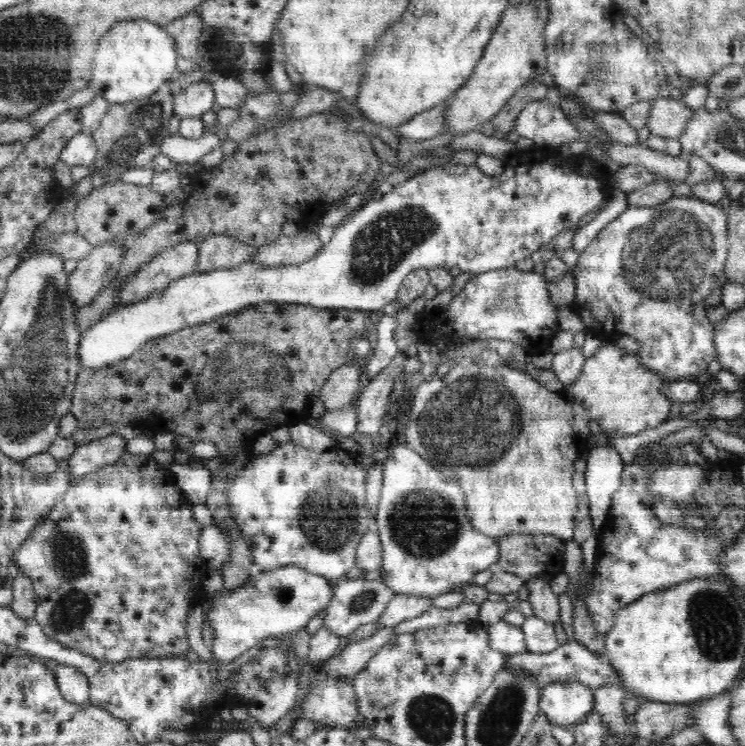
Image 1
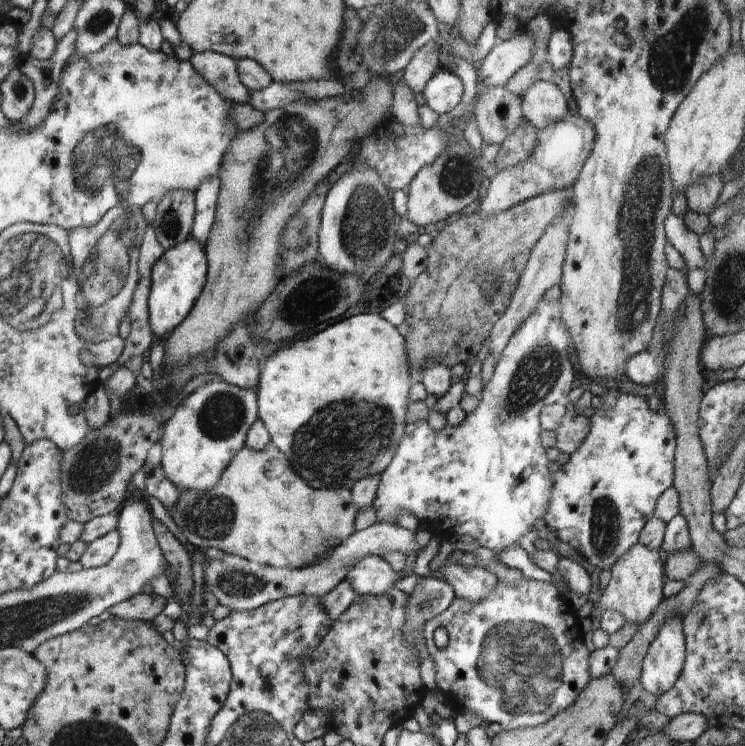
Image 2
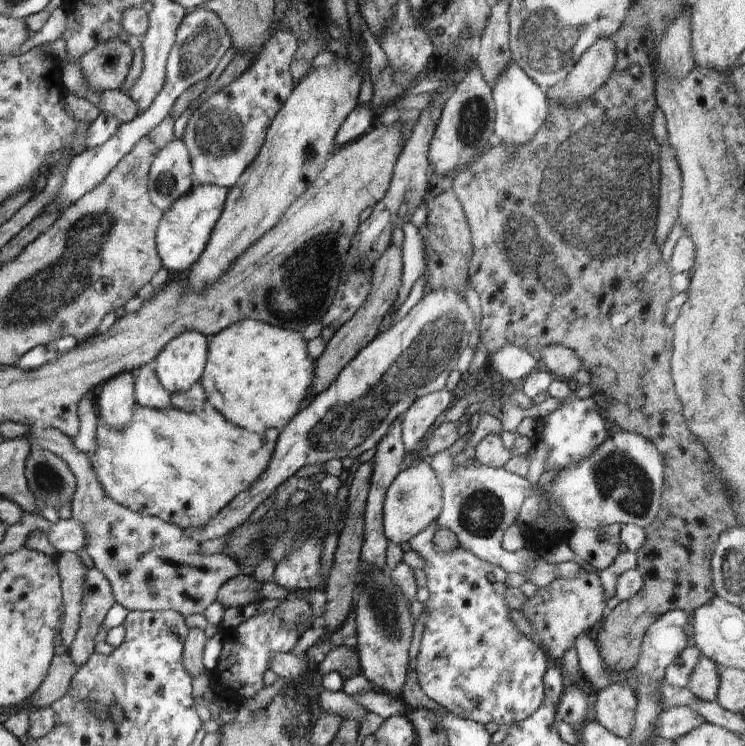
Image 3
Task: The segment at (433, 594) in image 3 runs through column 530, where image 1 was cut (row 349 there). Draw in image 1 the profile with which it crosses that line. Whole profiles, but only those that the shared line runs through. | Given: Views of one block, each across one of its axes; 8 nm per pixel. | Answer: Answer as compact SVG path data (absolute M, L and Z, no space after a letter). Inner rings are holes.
M672 196L648 207L628 205L598 236L579 252L578 264L570 268L576 296L570 304L592 335L611 340L625 334L639 341L638 359L650 371L672 381L703 382L708 364L717 357L713 324L706 317L704 298L727 283L724 267L729 255L726 201L711 203L691 197Z

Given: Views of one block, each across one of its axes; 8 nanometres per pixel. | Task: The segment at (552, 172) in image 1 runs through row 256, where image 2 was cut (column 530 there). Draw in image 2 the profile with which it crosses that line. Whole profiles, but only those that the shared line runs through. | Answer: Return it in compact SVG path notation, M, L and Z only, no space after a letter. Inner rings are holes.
M544 297L536 303L534 310L514 331L495 364L492 378L485 384L477 409L466 415L458 426L446 425L435 431L428 421L409 422L405 426L401 441L390 464L381 472L379 488L371 502L376 510L377 521L396 523L402 509L410 510L418 520L438 520L444 531L441 540L449 540L456 534L468 534L493 552L500 552L533 530L536 520L543 520L548 508L553 476L548 471L546 449L539 434L540 411L554 402L568 402L568 393L574 386L574 371L568 358L568 345L572 343L570 333L561 317L560 299L547 301Z

